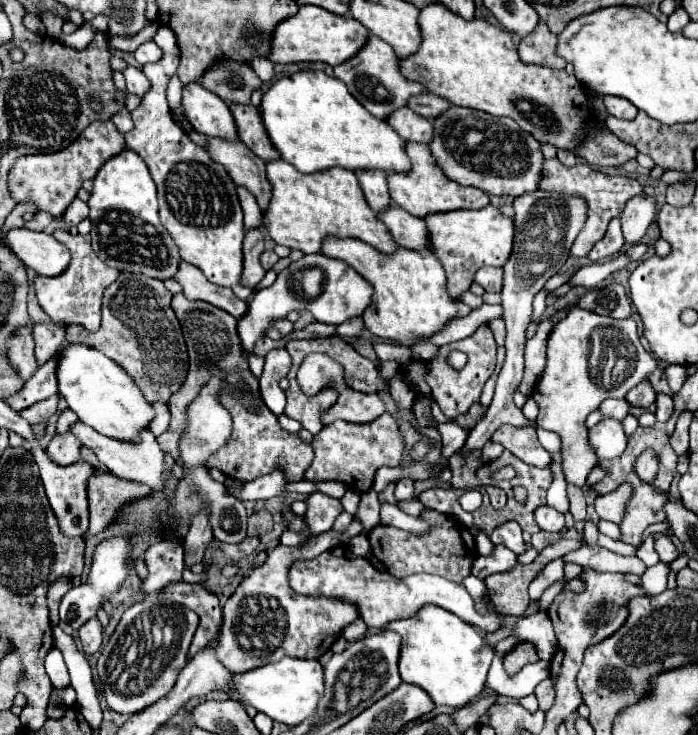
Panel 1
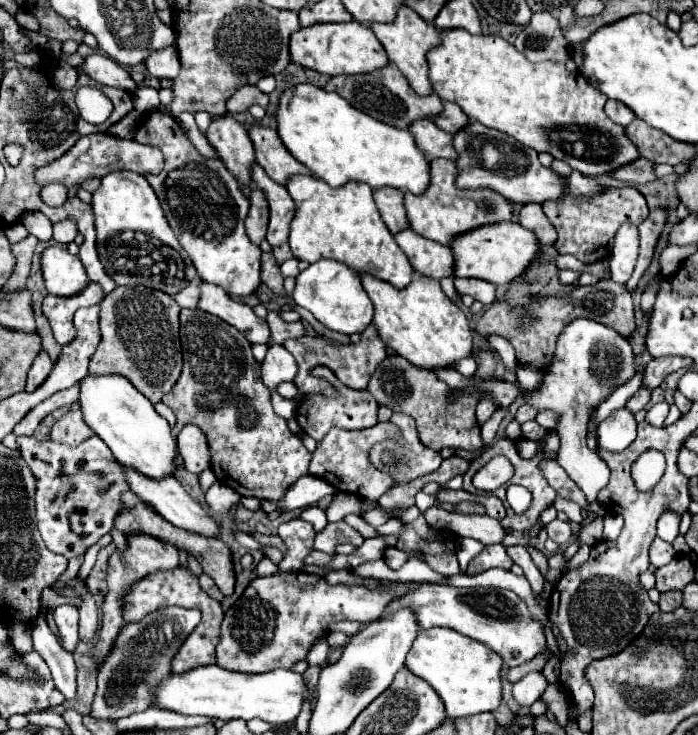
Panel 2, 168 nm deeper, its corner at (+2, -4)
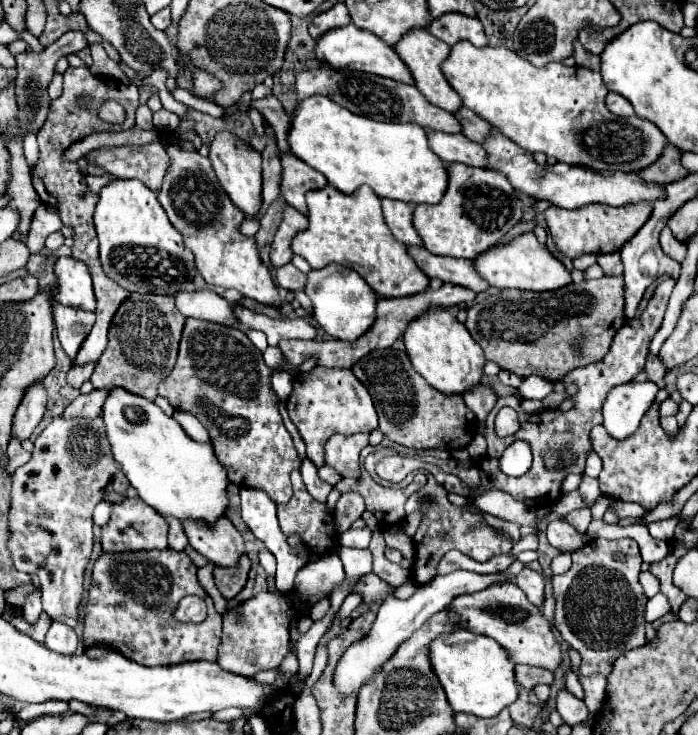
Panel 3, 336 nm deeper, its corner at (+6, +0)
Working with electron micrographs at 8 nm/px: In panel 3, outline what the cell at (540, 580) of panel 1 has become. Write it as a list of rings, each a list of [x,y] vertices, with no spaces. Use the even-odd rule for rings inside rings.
[[[584,475],[582,483],[580,483],[580,495],[582,495],[582,501],[584,503],[594,503],[600,495],[600,489],[598,489],[598,479],[590,479],[588,475]]]

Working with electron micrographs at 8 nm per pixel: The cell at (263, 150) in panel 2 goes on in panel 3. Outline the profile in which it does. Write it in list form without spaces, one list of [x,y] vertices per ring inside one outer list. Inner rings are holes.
[[[282,155],[282,193],[286,197],[286,201],[296,207],[298,211],[302,211],[304,215],[308,213],[306,207],[306,193],[312,189],[322,189],[328,185],[328,181],[324,179],[324,175],[320,175],[316,169],[312,169],[310,165],[306,165],[304,161],[300,161],[294,155]]]

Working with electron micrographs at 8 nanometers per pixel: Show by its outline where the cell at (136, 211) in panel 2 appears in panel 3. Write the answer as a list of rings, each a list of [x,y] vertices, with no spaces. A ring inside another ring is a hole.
[[[136,179],[112,181],[100,191],[94,213],[100,239],[100,261],[104,273],[132,293],[178,295],[186,291],[196,275],[194,255],[184,245],[180,231],[172,227],[156,193]]]

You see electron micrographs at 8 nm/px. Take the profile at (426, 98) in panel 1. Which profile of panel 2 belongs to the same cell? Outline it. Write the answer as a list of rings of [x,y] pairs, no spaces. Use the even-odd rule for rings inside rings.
[[[446,101],[444,109],[438,115],[432,115],[432,123],[436,123],[442,131],[448,131],[450,135],[456,133],[464,123],[468,123],[468,117],[464,115],[464,111],[456,105]]]

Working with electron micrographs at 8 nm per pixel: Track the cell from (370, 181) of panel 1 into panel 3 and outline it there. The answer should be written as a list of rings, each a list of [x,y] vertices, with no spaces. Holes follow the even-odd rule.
[[[392,199],[382,201],[382,211],[386,225],[390,227],[392,235],[402,241],[404,245],[414,245],[414,247],[424,247],[422,237],[416,233],[412,225],[412,215],[414,207],[410,203],[392,203]]]

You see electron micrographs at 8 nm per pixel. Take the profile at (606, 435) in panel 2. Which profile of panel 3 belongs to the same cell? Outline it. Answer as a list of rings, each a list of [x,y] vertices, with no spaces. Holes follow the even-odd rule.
[[[630,381],[612,387],[602,405],[606,431],[616,439],[630,437],[654,403],[656,393],[658,387],[652,381]]]

